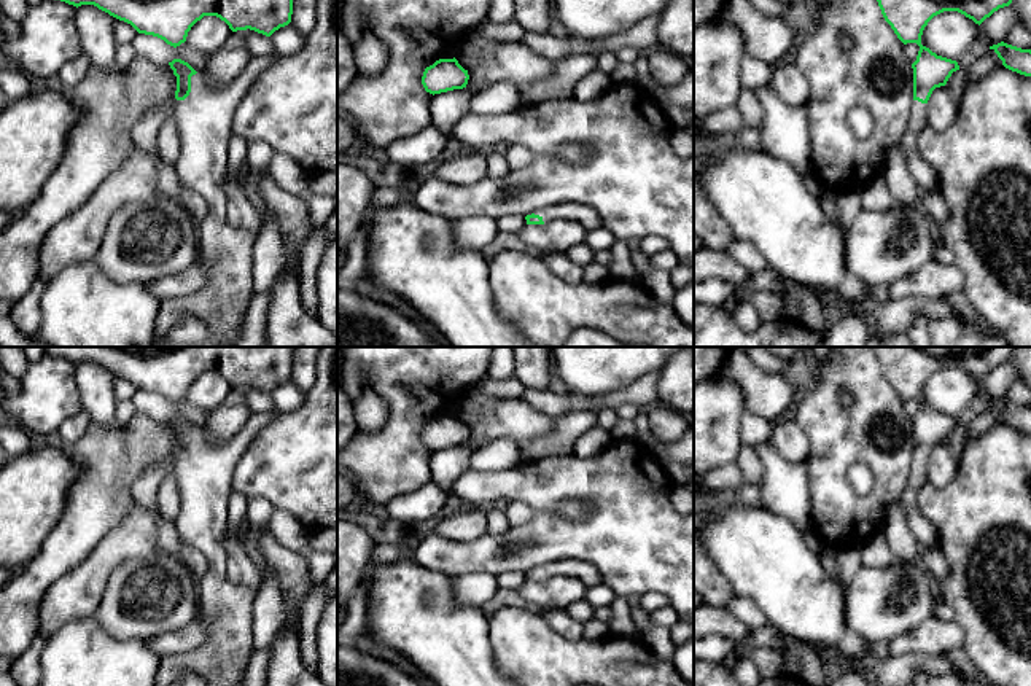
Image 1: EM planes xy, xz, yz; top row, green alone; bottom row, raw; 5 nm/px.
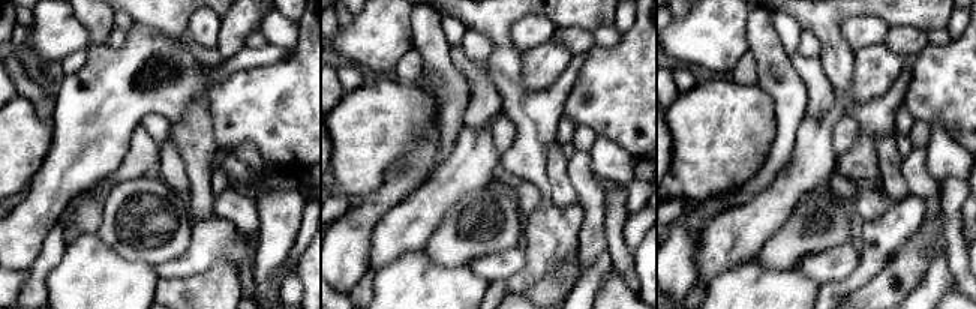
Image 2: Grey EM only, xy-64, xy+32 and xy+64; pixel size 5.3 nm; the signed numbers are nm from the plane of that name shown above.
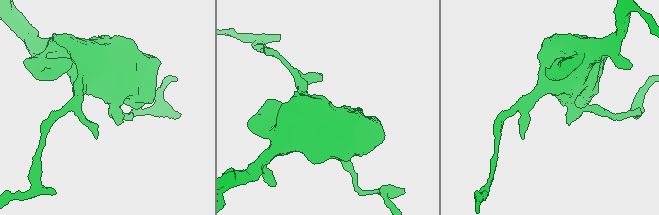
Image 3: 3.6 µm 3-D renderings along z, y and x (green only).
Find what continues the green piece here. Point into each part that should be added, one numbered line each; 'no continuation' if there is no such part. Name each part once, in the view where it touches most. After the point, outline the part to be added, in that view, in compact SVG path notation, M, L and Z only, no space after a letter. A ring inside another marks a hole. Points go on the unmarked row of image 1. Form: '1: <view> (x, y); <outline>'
1: xy (204, 476); M275 411L251 414L245 425L231 439L215 444L200 430L191 433L191 449L178 457L172 476L180 490L180 513L173 522L178 540L194 546L207 559L207 575L197 581L199 613L212 618L208 638L204 645L161 659L158 686L169 686L188 672L197 673L208 686L242 686L255 651L251 645L253 602L256 591L250 586L232 584L226 576L226 551L223 527L226 508L232 493L232 474L243 450L258 433L275 419Z

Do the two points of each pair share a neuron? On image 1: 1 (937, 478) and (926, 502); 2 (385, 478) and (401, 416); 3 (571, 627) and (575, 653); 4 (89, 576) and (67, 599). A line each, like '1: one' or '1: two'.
1: two
2: one
3: two
4: one

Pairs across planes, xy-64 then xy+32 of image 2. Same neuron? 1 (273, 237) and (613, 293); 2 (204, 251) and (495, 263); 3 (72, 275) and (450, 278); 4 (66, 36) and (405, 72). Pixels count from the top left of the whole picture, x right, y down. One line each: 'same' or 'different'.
1: same
2: same
3: same
4: different

